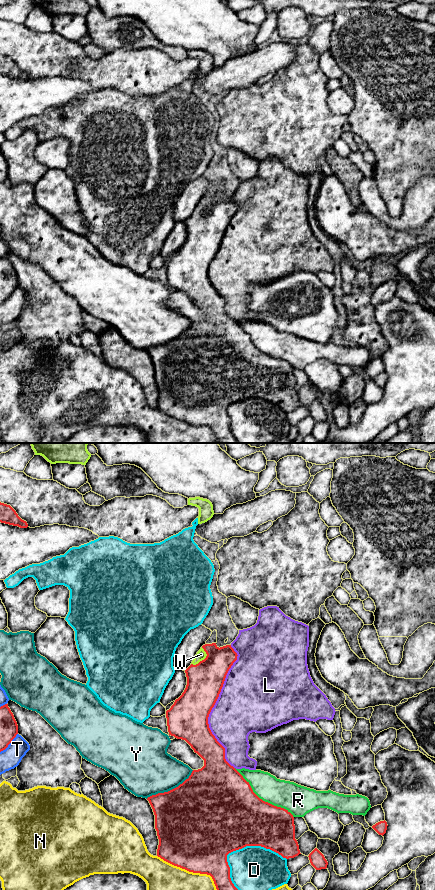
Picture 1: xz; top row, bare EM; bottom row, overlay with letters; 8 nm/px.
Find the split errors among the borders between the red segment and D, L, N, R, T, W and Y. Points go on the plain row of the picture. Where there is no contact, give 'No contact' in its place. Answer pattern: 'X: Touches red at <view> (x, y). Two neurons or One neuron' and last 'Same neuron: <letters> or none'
D: Touches red at xz (256, 397). Two neurons
L: Touches red at xz (213, 258). Two neurons
N: Touches red at xz (190, 423). Two neurons
R: Touches red at xz (261, 351). Two neurons
T: Touches red at xz (10, 294). Two neurons
W: Touches red at xz (204, 211). One neuron
Y: Touches red at xz (170, 342). Two neurons
Same neuron: W

